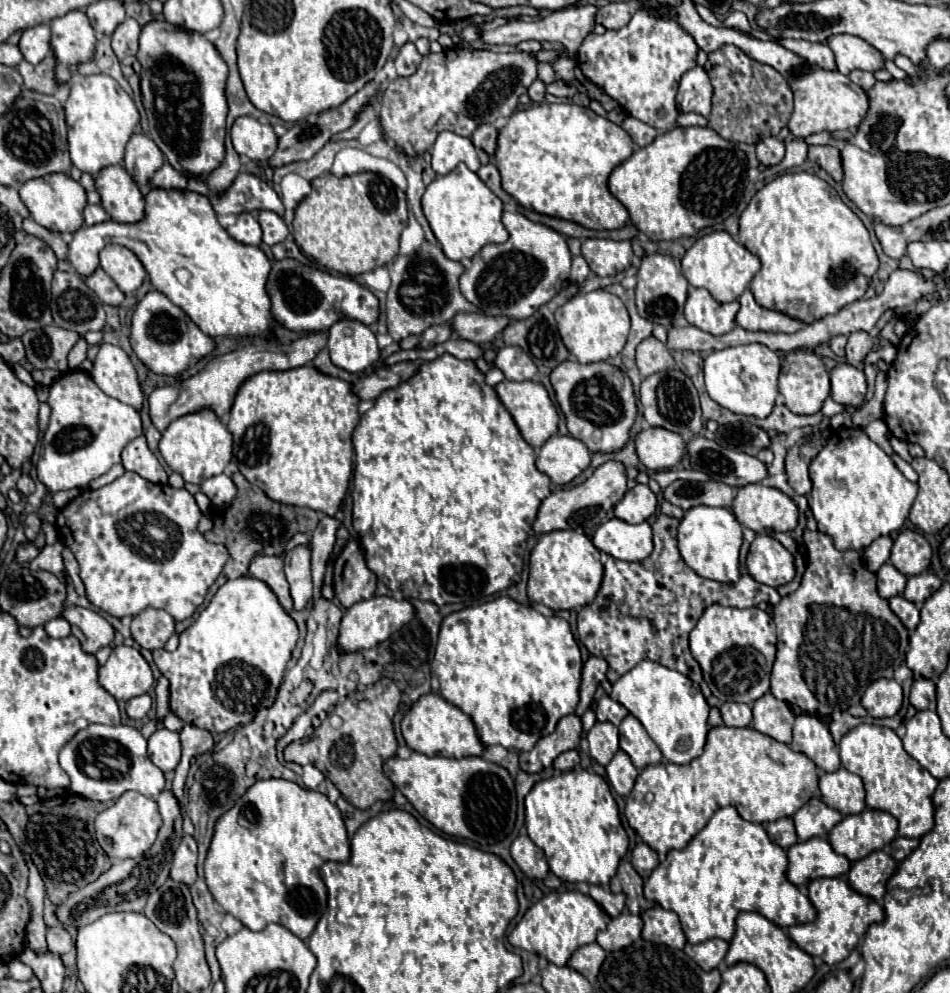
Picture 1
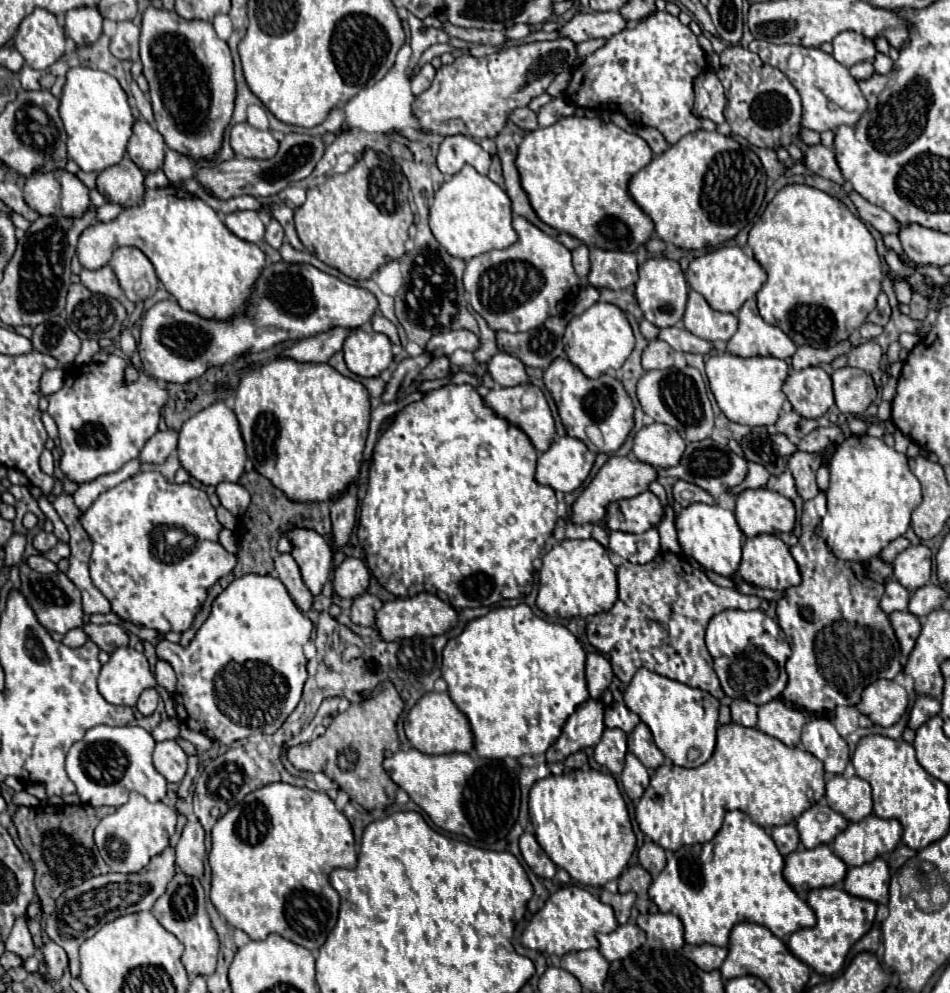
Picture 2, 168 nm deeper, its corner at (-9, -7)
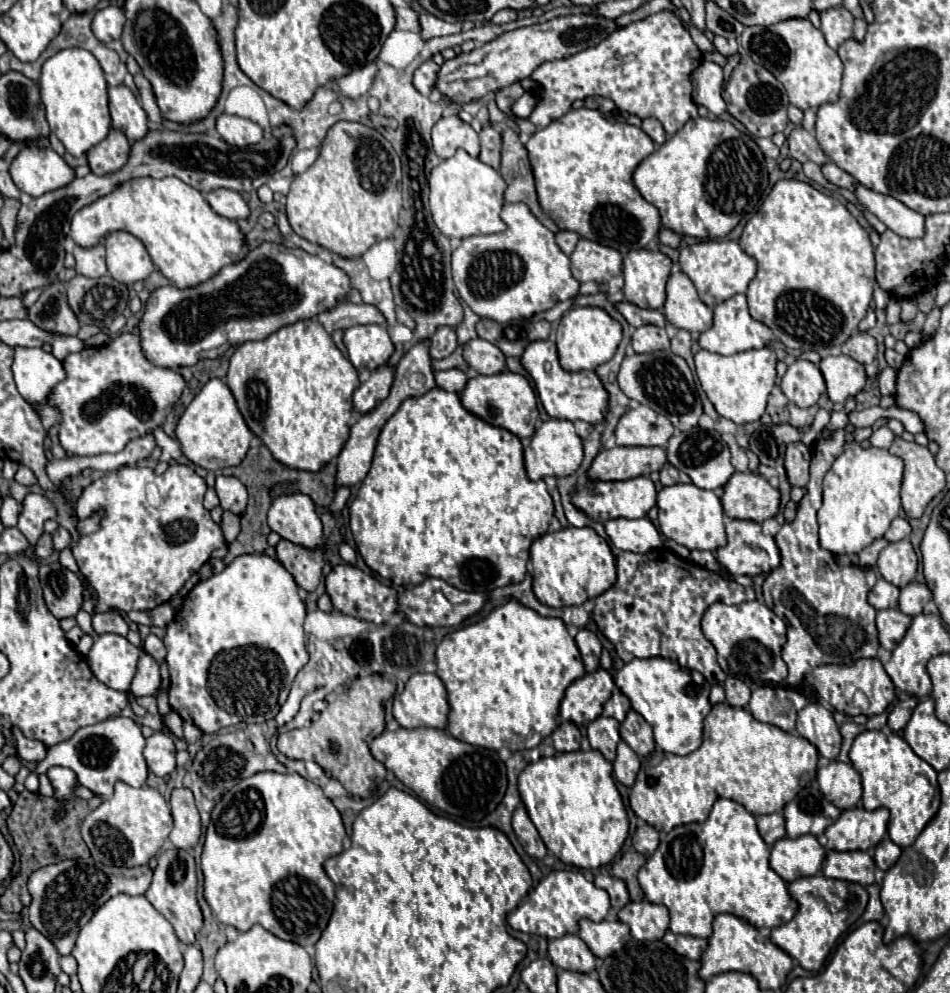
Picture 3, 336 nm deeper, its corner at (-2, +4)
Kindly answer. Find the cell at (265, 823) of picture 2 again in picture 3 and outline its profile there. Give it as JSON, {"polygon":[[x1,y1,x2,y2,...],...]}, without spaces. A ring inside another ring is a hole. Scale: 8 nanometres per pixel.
{"polygon":[[259,772,245,778,225,792,215,804,207,826,201,854,205,900,221,924,235,926,241,932,261,924,265,930,283,940,311,946,325,930,335,900,335,884,325,874,323,862,343,852,343,840,345,826,341,814,315,782,299,776,297,772]]}

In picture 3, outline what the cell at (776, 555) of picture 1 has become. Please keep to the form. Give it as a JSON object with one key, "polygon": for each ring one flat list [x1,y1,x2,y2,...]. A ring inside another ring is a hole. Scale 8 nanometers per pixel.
{"polygon":[[725,518,725,528,727,528,727,546,717,550,717,560,725,570,729,570,735,576,757,576,757,574,769,574,779,566,779,548,775,544,775,538,765,536,761,524,749,520]]}

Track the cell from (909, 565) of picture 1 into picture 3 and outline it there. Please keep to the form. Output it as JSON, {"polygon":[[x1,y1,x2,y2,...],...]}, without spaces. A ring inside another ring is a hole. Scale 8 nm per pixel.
{"polygon":[[909,540,889,544,879,554,879,560,877,560,877,568,881,576,899,588,907,586,915,578,917,566,919,566,919,560]]}

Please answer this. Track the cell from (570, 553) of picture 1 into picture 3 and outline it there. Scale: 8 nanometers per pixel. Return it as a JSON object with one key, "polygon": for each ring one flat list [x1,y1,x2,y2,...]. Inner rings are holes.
{"polygon":[[567,526,557,532,547,532,531,544,533,592,537,600,551,608,583,604,597,598,615,584,615,556,605,538,593,528]]}

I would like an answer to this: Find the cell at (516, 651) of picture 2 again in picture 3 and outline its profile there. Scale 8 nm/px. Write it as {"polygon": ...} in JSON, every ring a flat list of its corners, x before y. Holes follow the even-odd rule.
{"polygon":[[507,598,505,604,493,608,483,620,449,632,437,646,437,676,443,680,449,694,449,724,447,732,457,740,481,748,527,750,535,748,549,736,559,722,559,704,567,686,585,676,575,640,569,636,561,618,543,618,535,610,523,606,517,598]]}

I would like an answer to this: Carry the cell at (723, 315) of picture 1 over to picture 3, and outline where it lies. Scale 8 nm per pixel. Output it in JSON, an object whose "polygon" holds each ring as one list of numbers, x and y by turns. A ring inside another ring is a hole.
{"polygon":[[671,274,663,314,669,324,687,332,705,332,713,324,713,310,699,300,693,282,683,274]]}

